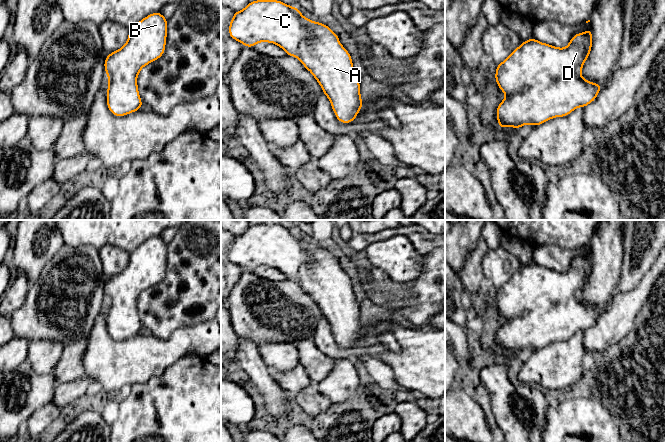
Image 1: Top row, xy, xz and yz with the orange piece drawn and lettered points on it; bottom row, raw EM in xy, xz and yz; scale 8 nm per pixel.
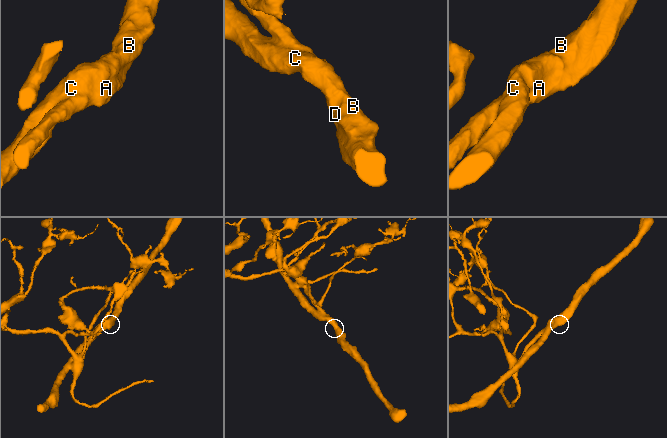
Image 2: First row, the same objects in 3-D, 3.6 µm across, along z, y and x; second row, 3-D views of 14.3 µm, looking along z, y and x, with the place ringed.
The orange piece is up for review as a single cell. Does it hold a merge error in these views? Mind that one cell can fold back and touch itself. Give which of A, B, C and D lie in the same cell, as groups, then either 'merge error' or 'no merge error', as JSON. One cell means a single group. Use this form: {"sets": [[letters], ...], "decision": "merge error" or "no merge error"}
{"sets": [["A", "B", "C", "D"]], "decision": "no merge error"}

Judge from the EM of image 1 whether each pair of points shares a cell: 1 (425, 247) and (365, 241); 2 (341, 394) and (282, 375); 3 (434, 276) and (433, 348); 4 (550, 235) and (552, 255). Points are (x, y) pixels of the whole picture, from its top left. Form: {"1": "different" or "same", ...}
{"1": "same", "2": "same", "3": "different", "4": "different"}

